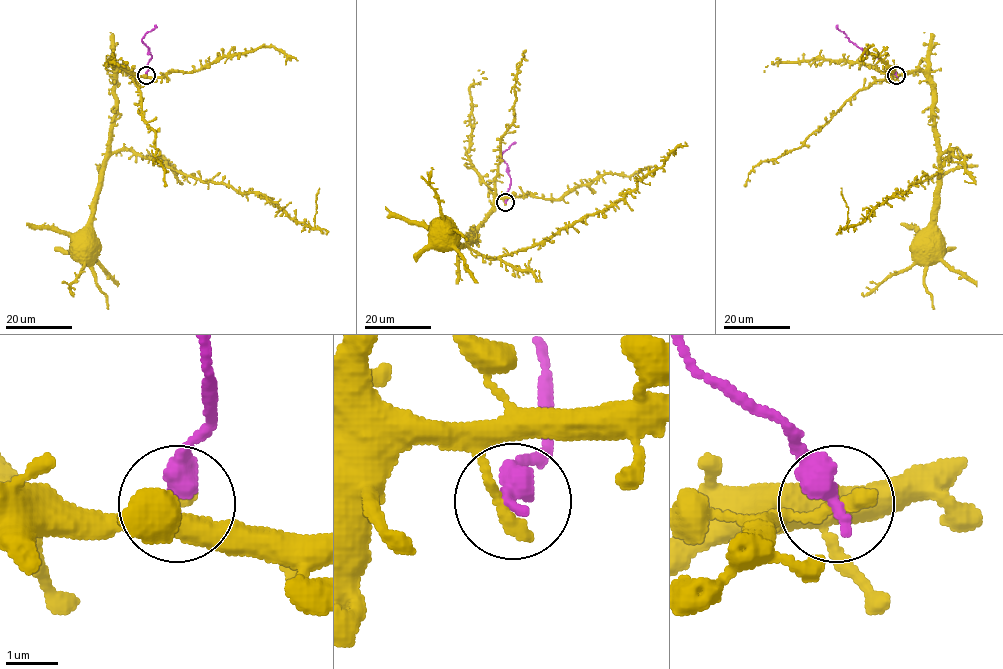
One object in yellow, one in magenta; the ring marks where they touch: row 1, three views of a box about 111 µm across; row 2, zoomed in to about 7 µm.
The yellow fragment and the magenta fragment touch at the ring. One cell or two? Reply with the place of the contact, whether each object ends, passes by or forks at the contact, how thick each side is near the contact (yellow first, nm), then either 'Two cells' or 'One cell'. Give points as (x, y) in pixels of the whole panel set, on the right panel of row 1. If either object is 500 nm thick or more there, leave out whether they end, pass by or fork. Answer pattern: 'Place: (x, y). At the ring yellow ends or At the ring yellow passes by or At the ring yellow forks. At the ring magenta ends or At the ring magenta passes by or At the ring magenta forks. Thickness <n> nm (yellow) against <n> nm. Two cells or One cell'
Place: (896, 75). At the ring yellow ends. At the ring magenta ends. Thickness 320 nm (yellow) against 460 nm. Two cells

